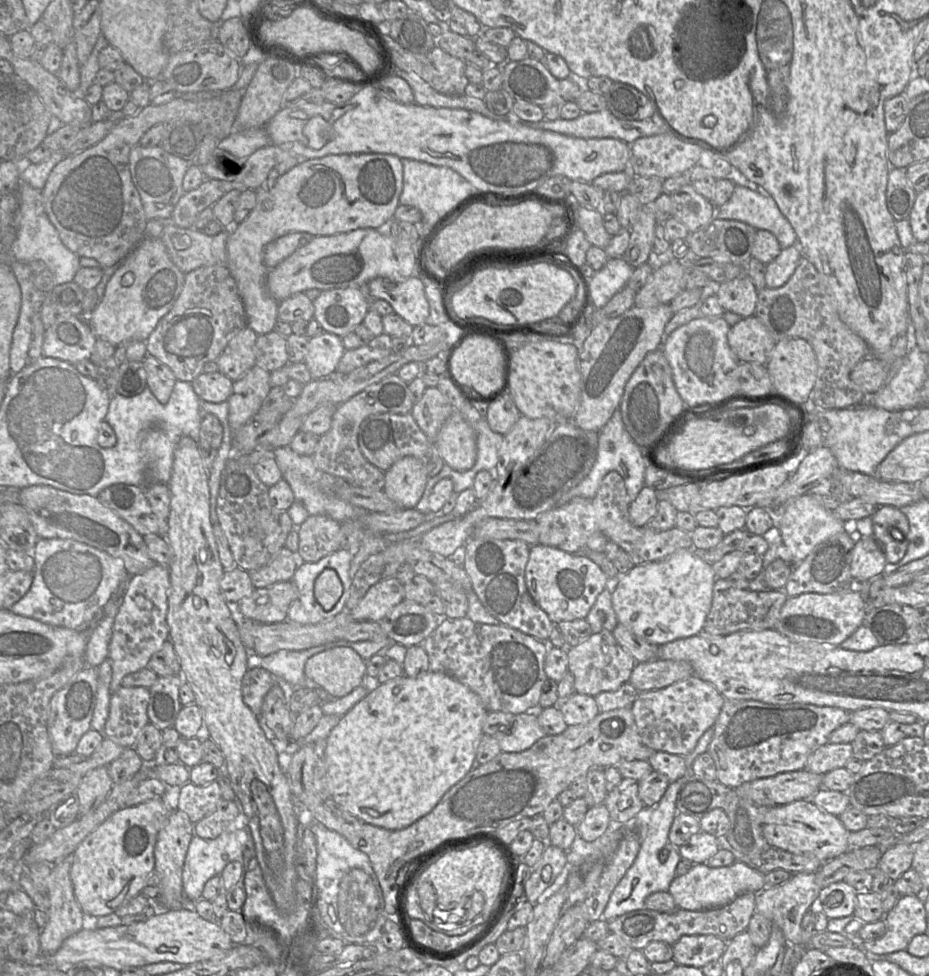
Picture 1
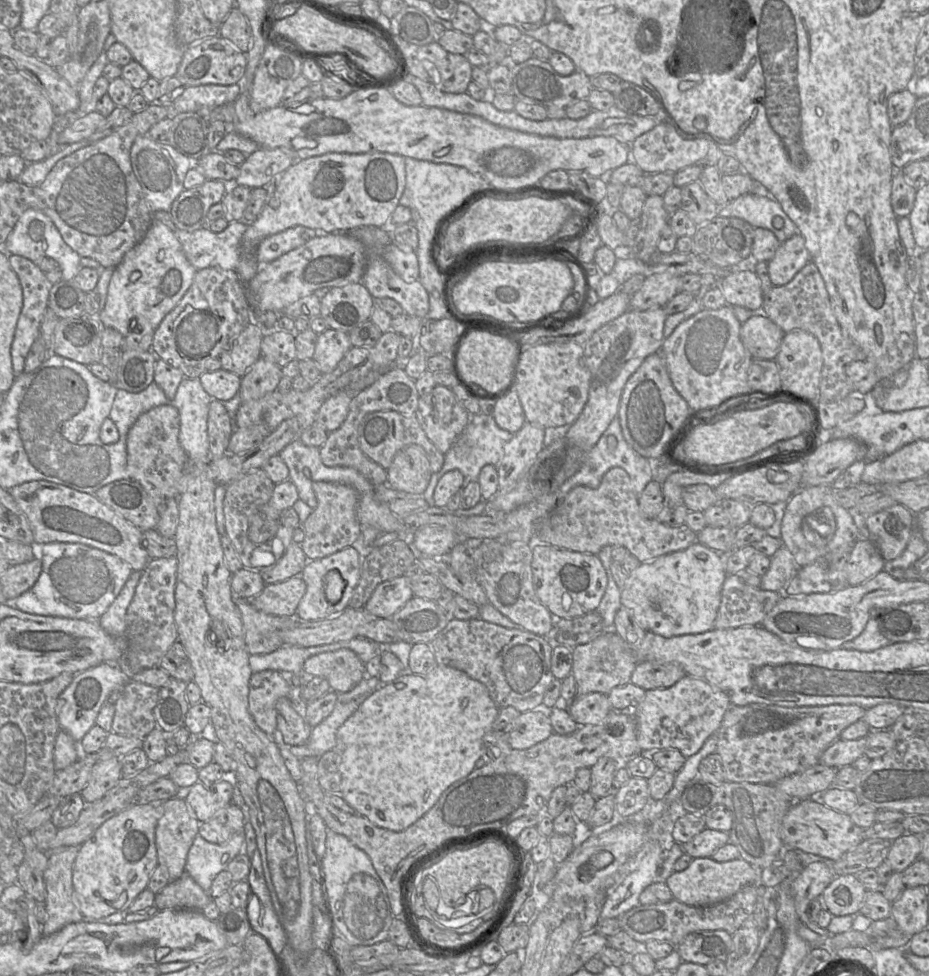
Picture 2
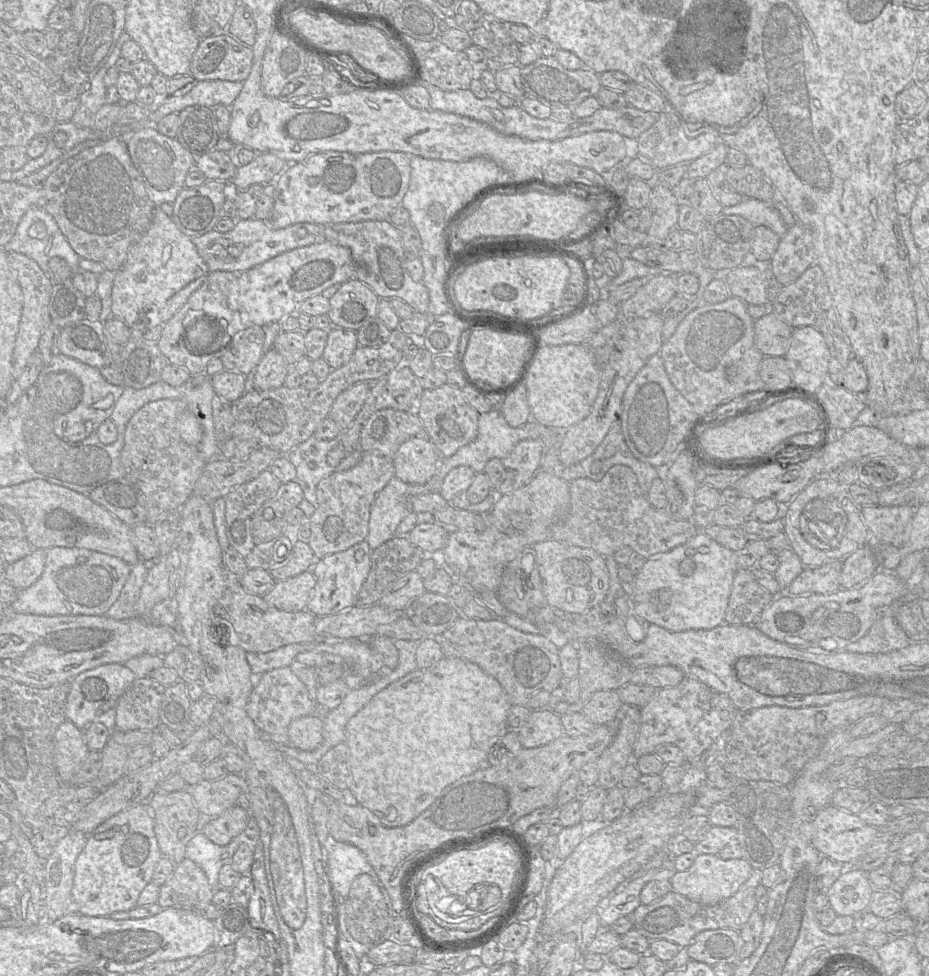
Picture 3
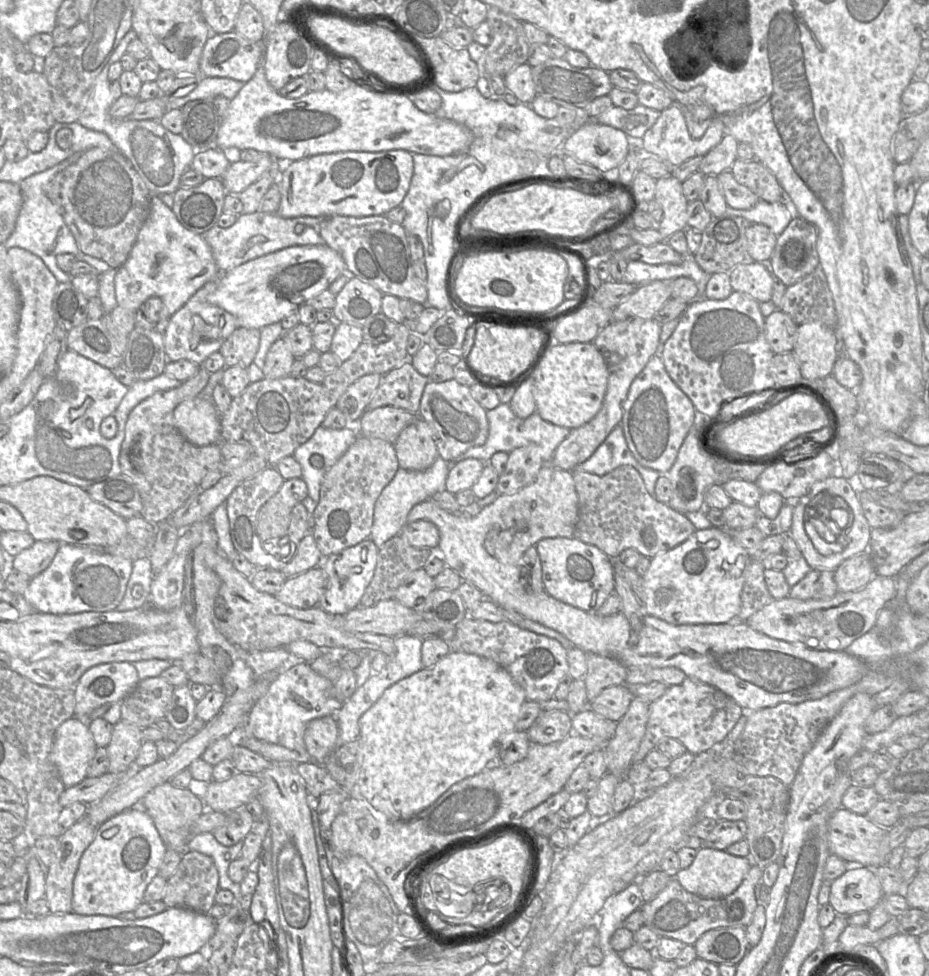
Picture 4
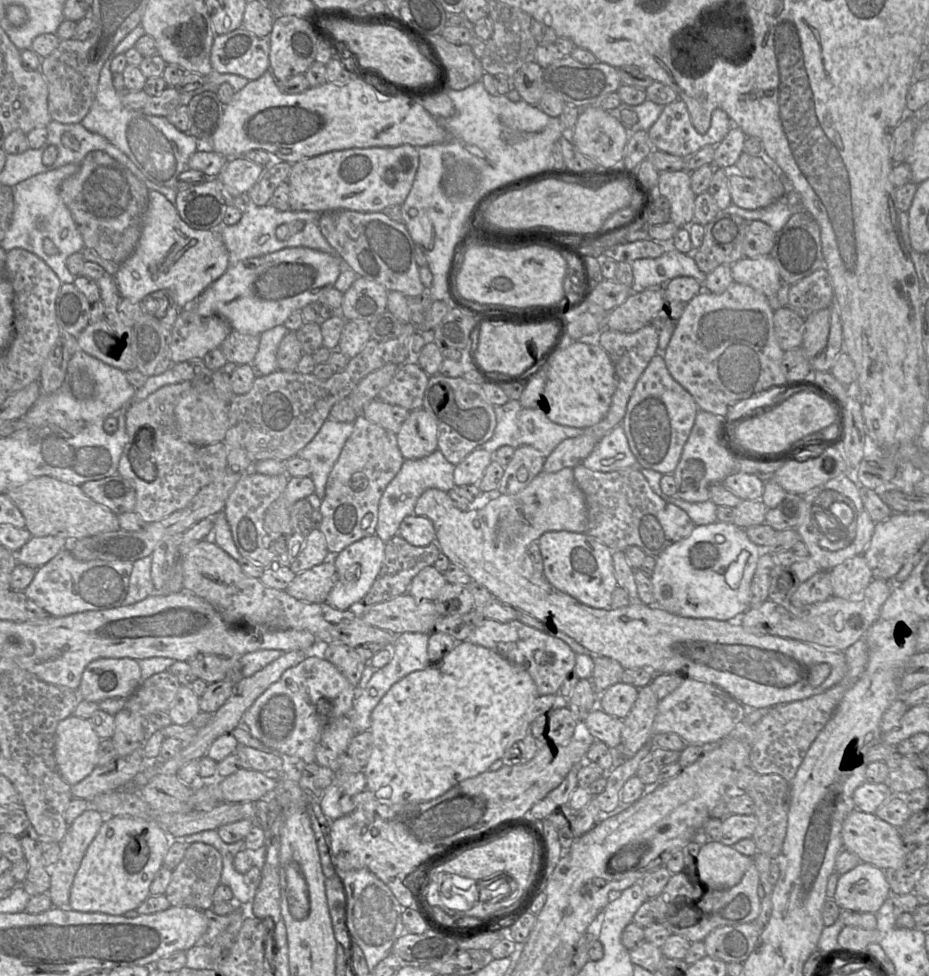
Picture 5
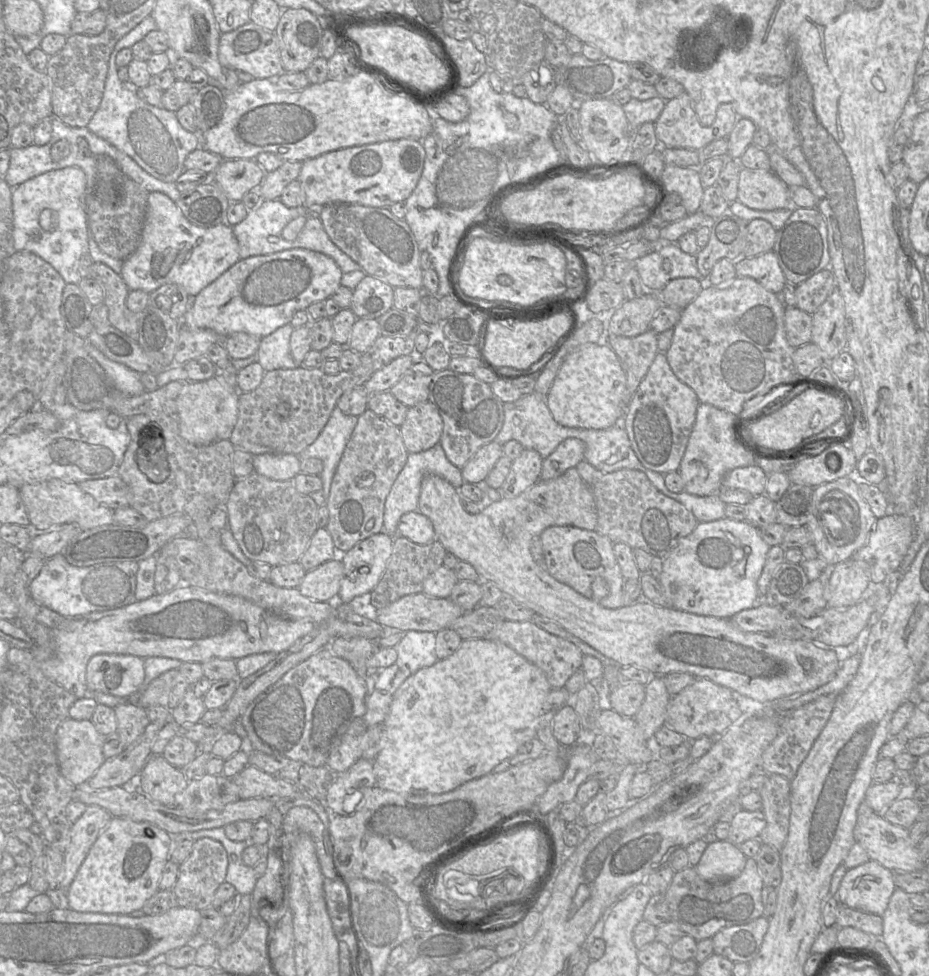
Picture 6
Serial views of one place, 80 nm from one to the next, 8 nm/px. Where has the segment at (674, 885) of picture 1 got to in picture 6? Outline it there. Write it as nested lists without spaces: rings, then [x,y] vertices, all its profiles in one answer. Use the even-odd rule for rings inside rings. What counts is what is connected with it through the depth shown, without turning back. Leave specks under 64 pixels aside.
[[[727,840],[708,843],[700,861],[695,865],[698,875],[709,882],[722,882],[738,877],[747,857],[739,846]]]

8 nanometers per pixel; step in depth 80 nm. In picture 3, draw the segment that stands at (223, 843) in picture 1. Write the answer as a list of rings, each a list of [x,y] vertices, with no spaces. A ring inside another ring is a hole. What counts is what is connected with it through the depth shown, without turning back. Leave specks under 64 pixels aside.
[[[197,832],[187,843],[185,857],[204,870],[210,886],[216,892],[222,889],[218,881],[220,869],[231,863],[234,853],[245,841],[246,836],[243,832],[228,845],[220,846],[209,840],[202,832]]]

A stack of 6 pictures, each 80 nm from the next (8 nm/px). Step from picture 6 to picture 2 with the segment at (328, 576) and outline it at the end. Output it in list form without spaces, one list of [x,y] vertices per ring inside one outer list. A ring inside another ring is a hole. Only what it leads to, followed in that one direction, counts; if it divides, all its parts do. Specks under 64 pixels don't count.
[[[301,576],[283,582],[269,584],[250,601],[254,607],[275,616],[296,616],[297,607],[306,592],[306,583]]]

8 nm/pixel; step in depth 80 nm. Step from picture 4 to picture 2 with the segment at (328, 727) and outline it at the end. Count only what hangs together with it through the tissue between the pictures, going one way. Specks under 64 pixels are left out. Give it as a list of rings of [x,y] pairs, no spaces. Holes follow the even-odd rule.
[[[287,698],[276,702],[277,729],[288,745],[299,746],[307,742],[312,728],[304,719],[300,708],[293,705]]]

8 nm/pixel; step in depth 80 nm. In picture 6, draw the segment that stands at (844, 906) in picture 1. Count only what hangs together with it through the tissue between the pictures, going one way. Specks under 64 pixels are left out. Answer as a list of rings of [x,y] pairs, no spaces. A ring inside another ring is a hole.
[[[869,860],[847,870],[835,897],[847,907],[882,917],[895,888],[894,873]]]

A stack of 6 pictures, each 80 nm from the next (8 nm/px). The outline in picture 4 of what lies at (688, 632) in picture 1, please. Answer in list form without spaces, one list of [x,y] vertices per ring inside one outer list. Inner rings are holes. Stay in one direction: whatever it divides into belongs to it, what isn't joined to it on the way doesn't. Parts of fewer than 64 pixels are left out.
[[[711,527],[695,530],[684,542],[676,547],[656,554],[650,560],[649,568],[642,576],[646,614],[673,625],[683,624],[724,624],[738,619],[741,609],[741,592],[751,563],[747,549],[736,543],[726,528]]]

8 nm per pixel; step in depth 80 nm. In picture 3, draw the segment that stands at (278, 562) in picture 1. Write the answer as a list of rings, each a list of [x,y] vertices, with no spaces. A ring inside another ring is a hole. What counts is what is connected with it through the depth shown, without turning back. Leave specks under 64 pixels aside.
[[[298,540],[292,550],[288,552],[284,560],[287,560],[285,564],[268,571],[276,582],[292,578],[308,571],[316,562],[315,555],[309,544],[300,540]]]

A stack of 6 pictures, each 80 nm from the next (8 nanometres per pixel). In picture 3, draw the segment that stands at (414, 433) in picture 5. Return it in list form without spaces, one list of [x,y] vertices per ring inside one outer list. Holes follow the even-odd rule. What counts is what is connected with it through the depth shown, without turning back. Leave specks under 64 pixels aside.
[[[413,437],[402,443],[393,457],[394,475],[403,482],[426,484],[438,468],[437,448],[428,437]]]

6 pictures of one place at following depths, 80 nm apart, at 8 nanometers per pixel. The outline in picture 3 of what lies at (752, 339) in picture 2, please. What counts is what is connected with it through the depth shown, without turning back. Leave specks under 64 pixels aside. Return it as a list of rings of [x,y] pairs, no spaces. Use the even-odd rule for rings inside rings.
[[[770,312],[754,322],[754,343],[764,357],[784,357],[793,328]]]

